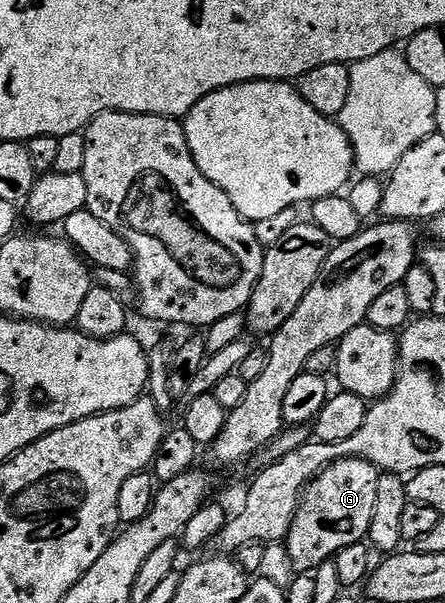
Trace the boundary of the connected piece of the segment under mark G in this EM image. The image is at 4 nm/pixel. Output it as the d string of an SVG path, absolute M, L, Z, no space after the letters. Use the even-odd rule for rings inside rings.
M341 459L308 484L298 500L290 532L284 540L295 572L313 573L320 565L331 562L342 549L369 536L379 474L377 467L363 459Z

